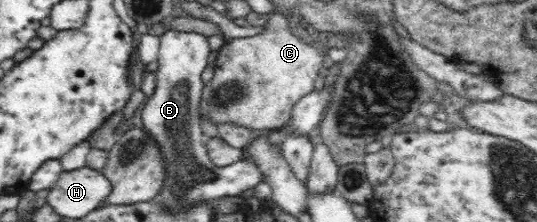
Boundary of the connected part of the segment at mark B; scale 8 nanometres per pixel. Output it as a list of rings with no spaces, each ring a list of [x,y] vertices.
[[[168,30],[165,34],[159,36],[162,40],[158,48],[158,68],[155,72],[156,87],[153,96],[147,98],[144,108],[141,108],[141,118],[143,128],[154,136],[154,139],[160,143],[166,159],[166,182],[163,184],[163,190],[155,196],[156,200],[168,200],[168,204],[180,204],[180,200],[196,200],[196,196],[208,196],[208,201],[220,197],[233,197],[236,194],[242,194],[242,190],[254,188],[257,184],[265,180],[265,176],[258,168],[258,165],[251,160],[238,160],[228,166],[216,166],[212,163],[208,149],[206,149],[206,136],[202,133],[200,127],[200,99],[202,89],[205,84],[202,81],[202,72],[208,66],[210,58],[210,45],[206,36],[197,32],[178,32]]]

